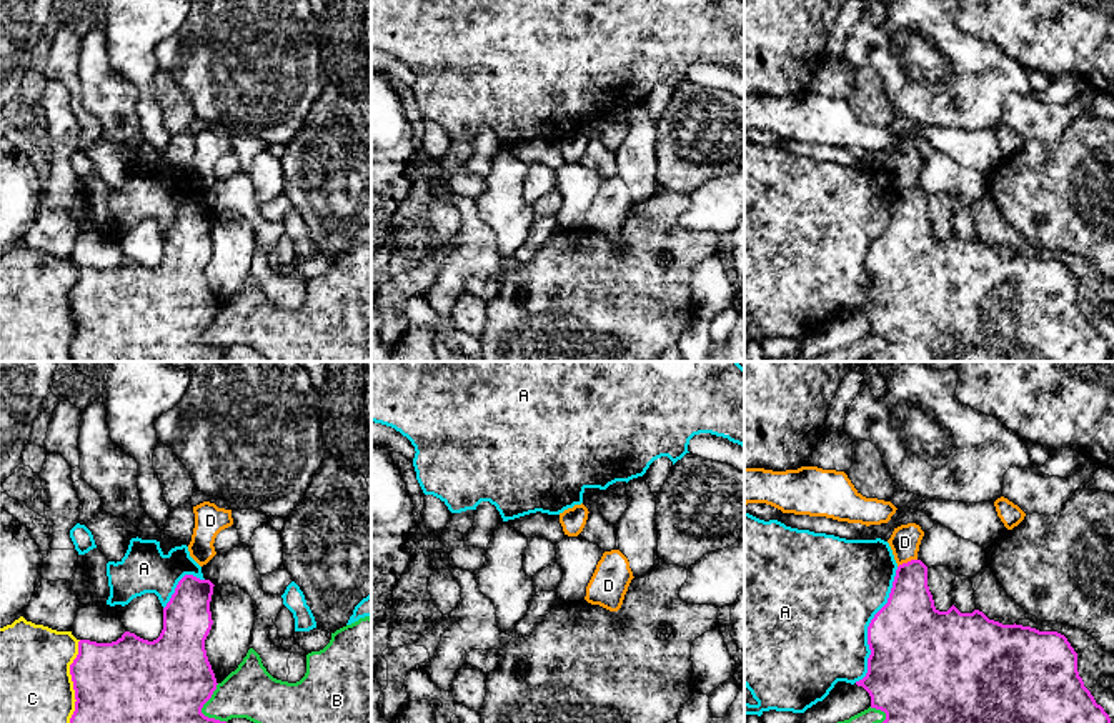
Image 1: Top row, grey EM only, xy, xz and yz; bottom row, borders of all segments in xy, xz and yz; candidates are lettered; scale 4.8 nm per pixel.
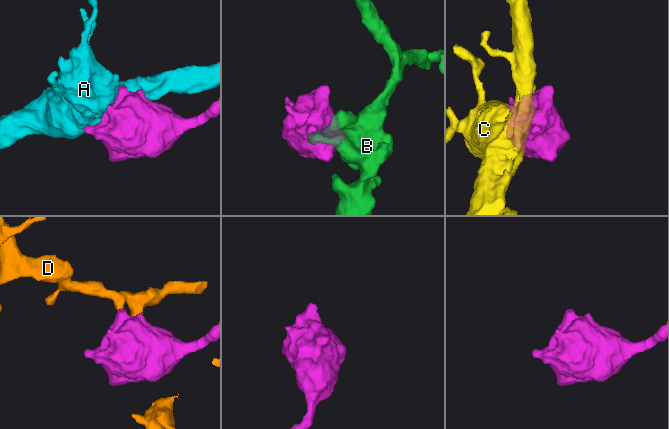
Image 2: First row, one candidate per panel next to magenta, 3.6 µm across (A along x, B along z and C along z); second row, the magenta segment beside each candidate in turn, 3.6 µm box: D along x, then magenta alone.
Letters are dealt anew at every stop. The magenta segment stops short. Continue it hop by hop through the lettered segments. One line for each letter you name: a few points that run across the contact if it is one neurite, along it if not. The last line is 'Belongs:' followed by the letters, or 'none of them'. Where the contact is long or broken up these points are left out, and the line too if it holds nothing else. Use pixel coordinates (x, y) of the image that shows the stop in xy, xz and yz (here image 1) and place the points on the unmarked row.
Belongs: none of them

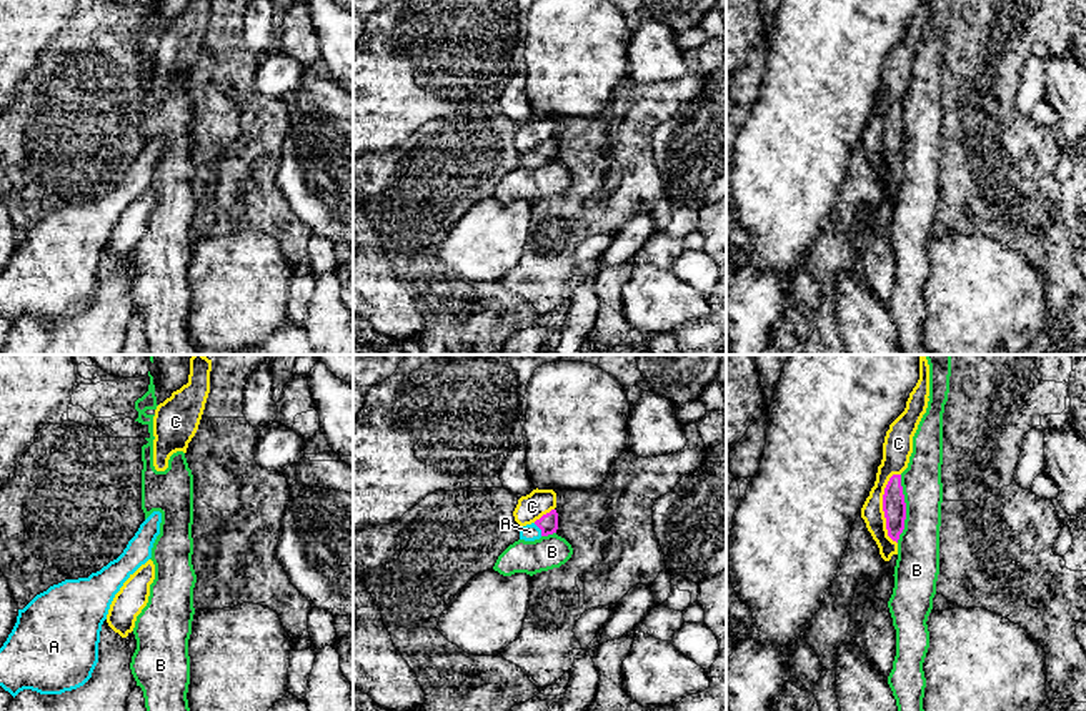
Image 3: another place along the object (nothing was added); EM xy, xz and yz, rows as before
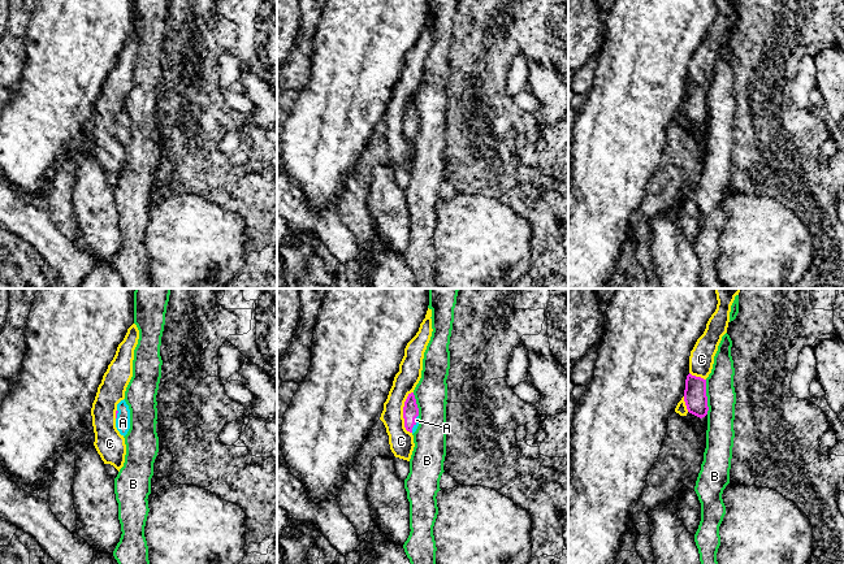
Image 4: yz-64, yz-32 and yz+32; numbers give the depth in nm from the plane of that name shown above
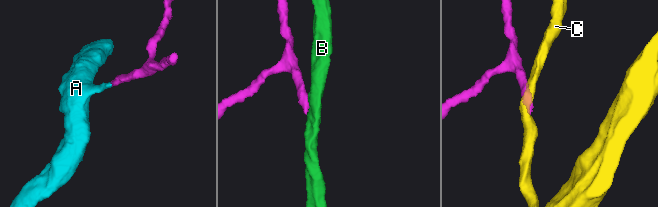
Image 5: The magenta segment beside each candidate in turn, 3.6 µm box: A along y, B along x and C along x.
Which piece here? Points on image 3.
A: line xz (548, 150), (540, 155), (530, 159)
Belongs: A

